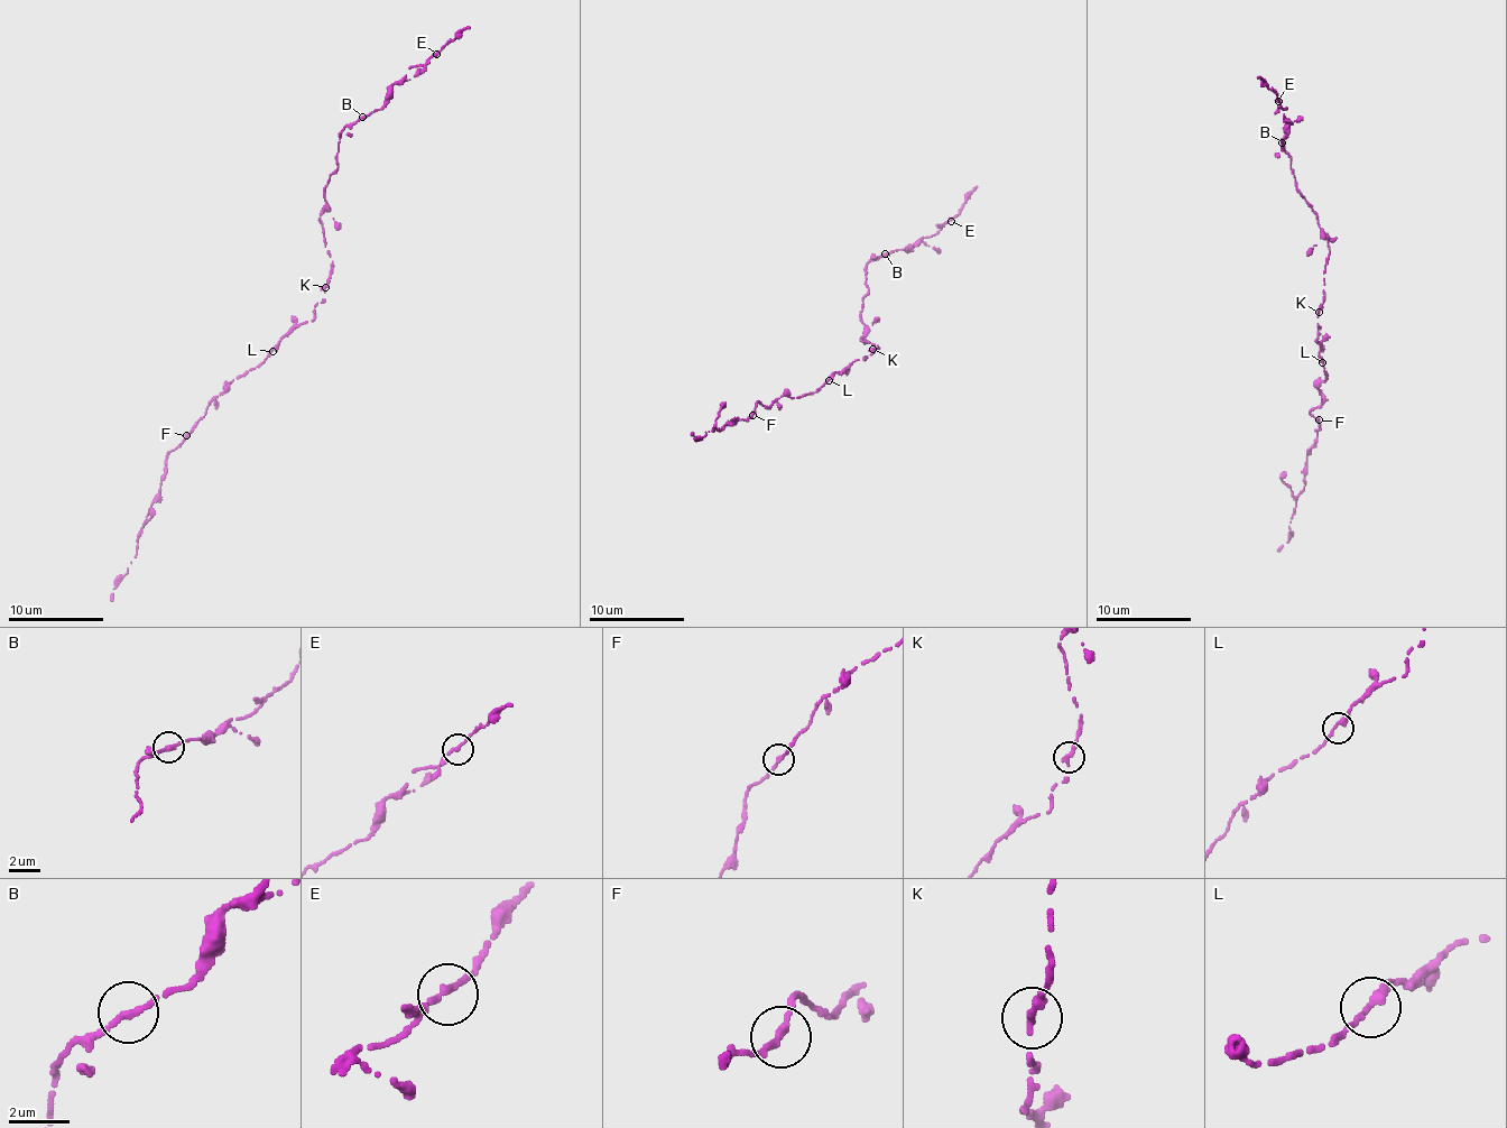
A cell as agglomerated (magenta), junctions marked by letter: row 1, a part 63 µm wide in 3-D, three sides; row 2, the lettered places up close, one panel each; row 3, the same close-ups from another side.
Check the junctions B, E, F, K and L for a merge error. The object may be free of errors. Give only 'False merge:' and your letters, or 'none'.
False merge: none

